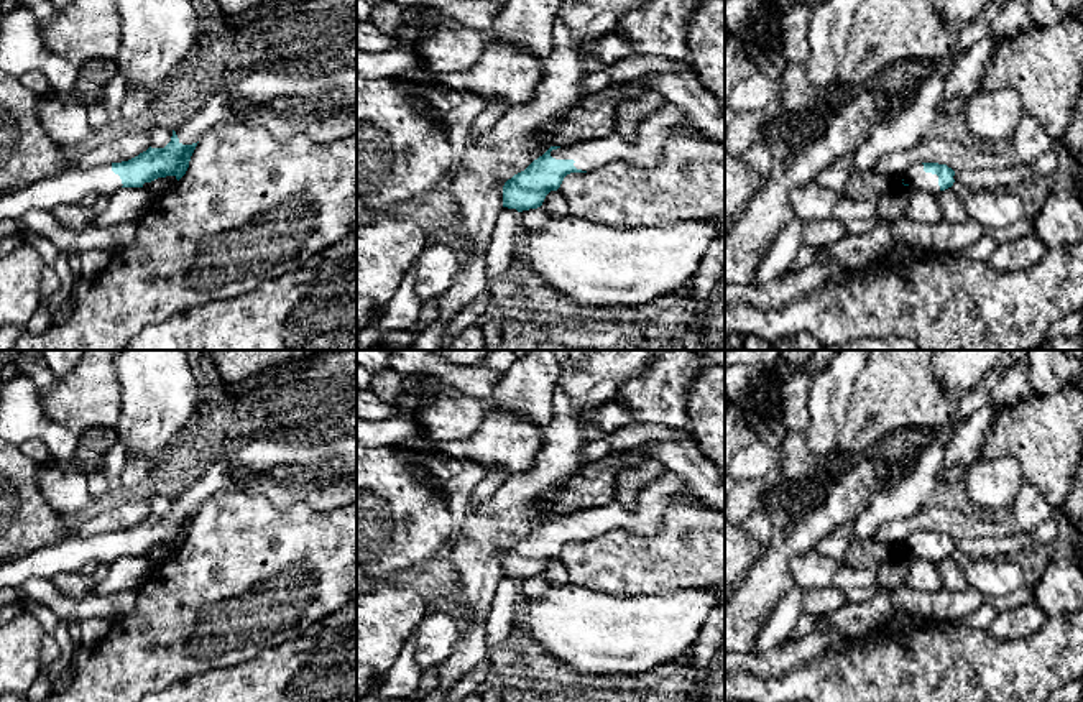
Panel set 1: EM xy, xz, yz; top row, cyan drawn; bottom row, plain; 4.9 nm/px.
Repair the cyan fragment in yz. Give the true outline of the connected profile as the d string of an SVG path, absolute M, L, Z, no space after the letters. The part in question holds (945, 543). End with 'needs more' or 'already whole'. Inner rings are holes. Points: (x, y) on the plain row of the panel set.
M914 531L904 543L902 552L938 562L953 554L955 539L938 531Z; needs more

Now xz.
M667 472L651 482L629 510L623 501L613 500L600 508L585 508L570 515L551 515L524 539L514 543L503 554L503 575L518 580L537 577L551 559L557 559L570 541L595 539L613 529L624 529L636 536L654 536L664 513L677 495L689 495L689 483Z; needs more

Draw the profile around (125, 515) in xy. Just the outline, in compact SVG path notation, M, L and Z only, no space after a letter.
M146 501L122 503L90 516L77 529L77 534L89 538L100 533L128 529L146 520L150 515L151 513Z

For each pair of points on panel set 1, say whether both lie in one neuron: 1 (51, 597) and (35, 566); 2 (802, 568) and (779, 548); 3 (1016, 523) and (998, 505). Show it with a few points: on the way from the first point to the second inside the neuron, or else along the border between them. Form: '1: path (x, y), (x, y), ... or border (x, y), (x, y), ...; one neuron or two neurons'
1: border (50, 579), (30, 577), (20, 586); two neurons
2: border (814, 546), (791, 559), (789, 576), (794, 584); two neurons
3: border (1023, 479), (1013, 508), (996, 517); two neurons

